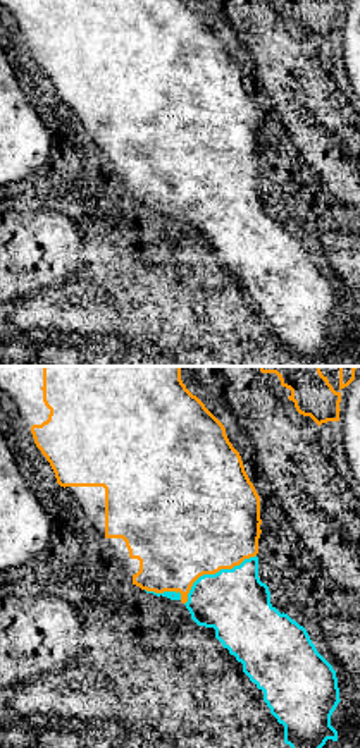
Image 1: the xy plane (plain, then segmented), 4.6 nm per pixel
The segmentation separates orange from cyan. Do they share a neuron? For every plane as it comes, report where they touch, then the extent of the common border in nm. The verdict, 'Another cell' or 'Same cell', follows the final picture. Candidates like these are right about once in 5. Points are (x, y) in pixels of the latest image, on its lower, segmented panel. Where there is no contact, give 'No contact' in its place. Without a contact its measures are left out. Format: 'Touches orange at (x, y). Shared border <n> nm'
Touches orange at (214, 573). Shared border 400 nm

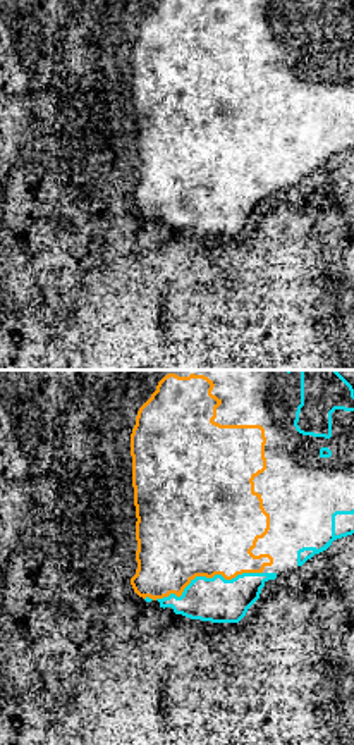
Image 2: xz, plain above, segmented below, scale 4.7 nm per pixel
Touches orange at (201, 575). Shared border 550 nm

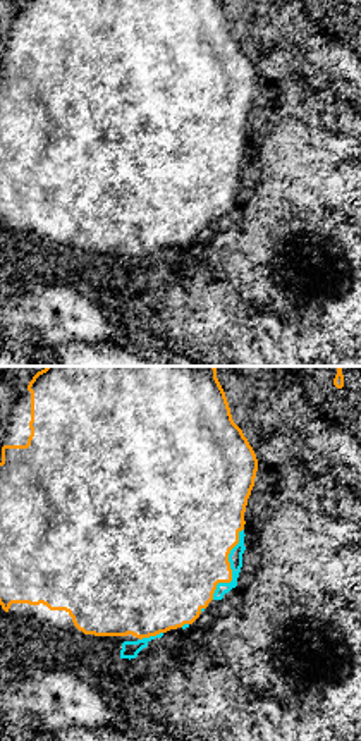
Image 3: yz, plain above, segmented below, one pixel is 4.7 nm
Touches orange at (229, 568). Shared border 360 nm

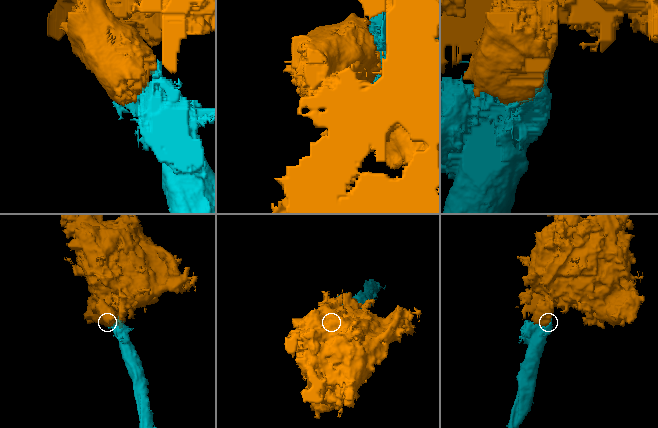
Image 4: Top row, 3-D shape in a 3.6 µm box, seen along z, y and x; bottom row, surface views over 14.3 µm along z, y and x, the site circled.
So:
Another cell

